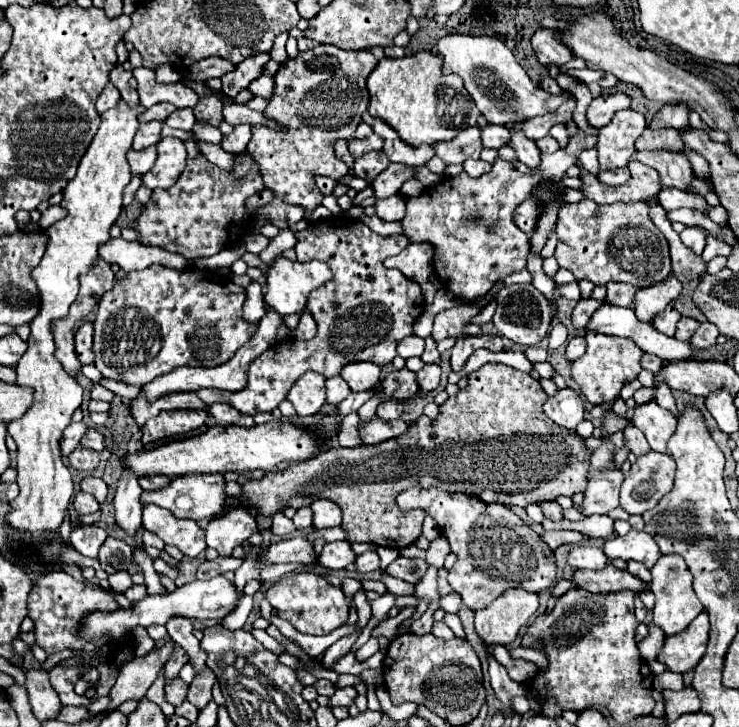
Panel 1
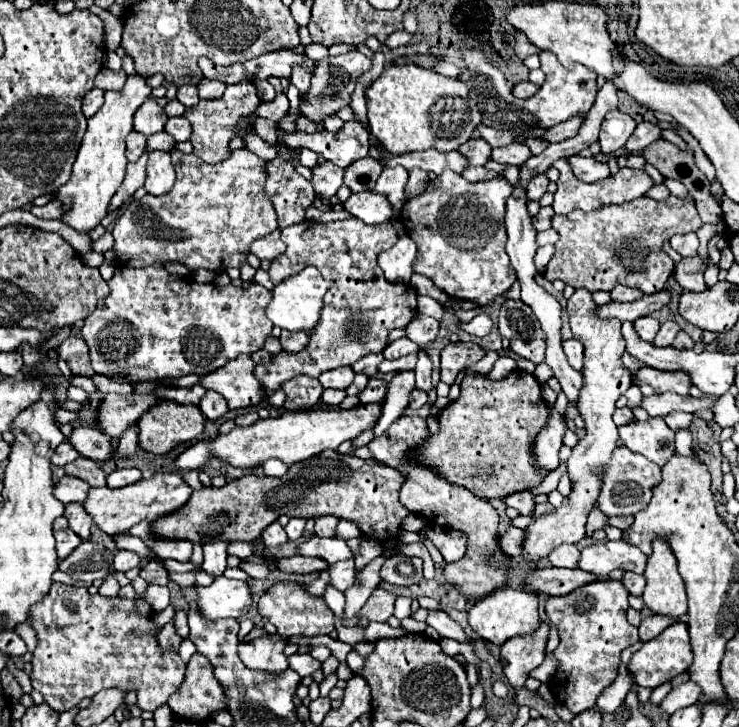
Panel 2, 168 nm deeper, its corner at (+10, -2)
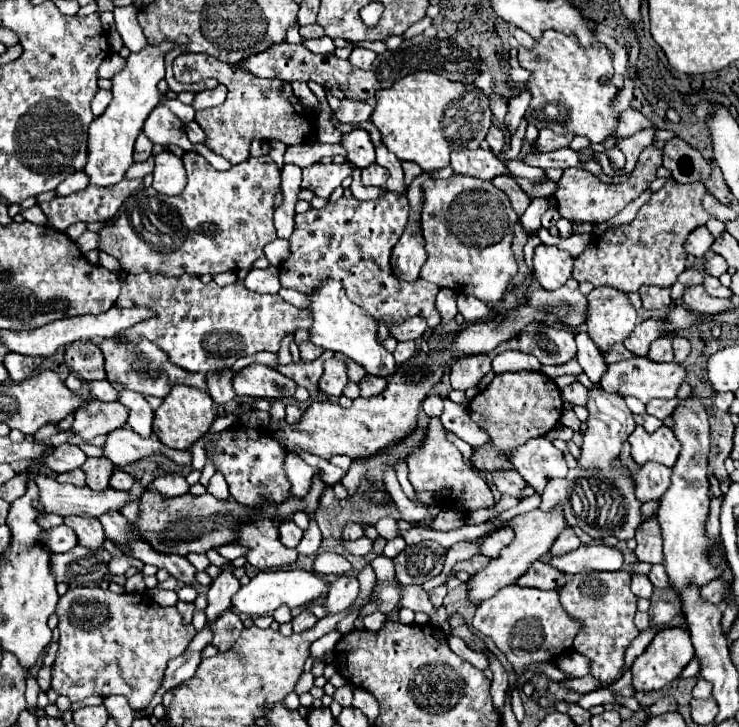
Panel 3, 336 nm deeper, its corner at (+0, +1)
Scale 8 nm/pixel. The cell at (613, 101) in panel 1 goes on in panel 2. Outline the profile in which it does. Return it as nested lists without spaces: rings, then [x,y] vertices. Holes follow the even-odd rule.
[[[571,117],[569,121],[563,121],[561,125],[555,125],[553,129],[549,129],[543,139],[547,139],[549,143],[557,143],[569,137],[577,135],[577,129],[581,129],[581,121],[585,121],[585,117]]]

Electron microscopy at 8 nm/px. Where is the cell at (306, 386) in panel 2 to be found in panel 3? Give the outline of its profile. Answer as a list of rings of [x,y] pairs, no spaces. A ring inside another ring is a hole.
[[[325,350],[321,358],[318,358],[315,362],[303,362],[303,360],[299,360],[299,362],[291,362],[287,366],[277,366],[277,370],[283,376],[295,380],[297,386],[303,386],[309,392],[313,392],[313,390],[317,390],[317,382],[319,382],[321,374],[323,374],[323,362],[333,356],[333,351]]]

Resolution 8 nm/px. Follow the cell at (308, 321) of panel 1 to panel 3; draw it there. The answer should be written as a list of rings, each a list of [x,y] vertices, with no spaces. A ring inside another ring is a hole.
[[[307,330],[297,332],[295,342],[297,342],[297,346],[299,346],[299,352],[301,352],[301,360],[303,360],[303,362],[313,362],[313,360],[321,358],[323,348],[315,346],[315,344],[309,340],[309,332],[307,332]]]

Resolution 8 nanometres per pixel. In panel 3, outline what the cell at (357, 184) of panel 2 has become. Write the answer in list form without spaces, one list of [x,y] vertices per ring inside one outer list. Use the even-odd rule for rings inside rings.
[[[371,164],[369,168],[363,170],[361,178],[363,178],[365,186],[379,186],[379,188],[383,188],[387,178],[389,178],[389,172],[385,168],[381,168],[379,164]]]

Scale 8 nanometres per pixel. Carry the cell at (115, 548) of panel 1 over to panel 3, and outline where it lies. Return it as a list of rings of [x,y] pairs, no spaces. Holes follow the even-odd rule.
[[[75,546],[65,554],[53,554],[51,572],[55,572],[55,582],[65,582],[69,586],[85,586],[101,582],[107,574],[107,564],[111,554],[101,550],[87,550]]]

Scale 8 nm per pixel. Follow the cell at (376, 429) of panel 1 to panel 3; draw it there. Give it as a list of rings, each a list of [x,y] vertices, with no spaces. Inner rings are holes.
[[[431,418],[425,444],[409,458],[409,482],[417,492],[449,488],[453,492],[451,502],[455,502],[455,506],[461,512],[475,512],[477,508],[489,508],[495,504],[495,498],[487,482],[479,476],[479,472],[469,462],[463,460],[457,446],[447,440],[447,430],[443,428],[439,418]]]

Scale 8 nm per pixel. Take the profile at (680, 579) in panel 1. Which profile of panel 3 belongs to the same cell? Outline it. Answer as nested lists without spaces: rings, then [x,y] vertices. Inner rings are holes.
[[[689,396],[685,400],[679,400],[675,412],[671,414],[677,440],[681,442],[681,454],[673,466],[671,474],[671,486],[659,500],[657,510],[657,522],[661,526],[663,534],[663,556],[665,556],[665,568],[669,574],[671,588],[675,592],[681,592],[689,584],[697,584],[699,588],[713,578],[717,578],[719,570],[707,562],[709,550],[715,546],[707,538],[707,514],[709,514],[709,472],[707,472],[707,456],[709,456],[709,414],[705,404]]]

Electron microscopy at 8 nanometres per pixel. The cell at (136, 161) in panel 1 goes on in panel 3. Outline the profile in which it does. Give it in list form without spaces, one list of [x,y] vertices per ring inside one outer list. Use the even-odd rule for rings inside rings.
[[[123,180],[117,182],[115,186],[87,186],[81,192],[69,194],[69,196],[57,196],[49,202],[39,202],[39,208],[43,210],[43,214],[47,216],[47,224],[59,232],[63,232],[65,228],[69,228],[75,222],[107,222],[115,216],[115,212],[119,210],[119,206],[125,202],[125,198],[129,198],[137,188],[141,188],[141,180]]]

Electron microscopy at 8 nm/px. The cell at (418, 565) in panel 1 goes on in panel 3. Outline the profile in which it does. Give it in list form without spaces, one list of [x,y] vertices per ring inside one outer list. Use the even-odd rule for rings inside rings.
[[[437,542],[407,546],[393,562],[401,584],[425,584],[441,574],[447,550]]]

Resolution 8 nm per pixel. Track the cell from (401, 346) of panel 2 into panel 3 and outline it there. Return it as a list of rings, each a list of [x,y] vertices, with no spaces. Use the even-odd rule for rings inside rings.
[[[399,342],[393,356],[395,356],[395,362],[397,364],[403,364],[405,360],[409,360],[415,352],[415,342]]]

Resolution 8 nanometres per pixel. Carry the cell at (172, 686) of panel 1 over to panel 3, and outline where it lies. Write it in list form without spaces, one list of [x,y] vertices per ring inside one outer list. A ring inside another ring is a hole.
[[[99,586],[67,590],[67,594],[59,598],[55,612],[59,616],[61,638],[59,652],[53,664],[51,686],[59,694],[69,696],[71,702],[79,702],[89,696],[107,698],[113,694],[121,694],[129,700],[133,710],[143,710],[161,686],[167,662],[175,656],[181,656],[191,638],[197,634],[193,626],[187,626],[183,622],[183,616],[175,606],[161,608],[153,600],[149,602],[143,594],[113,594],[111,590],[101,590]]]

